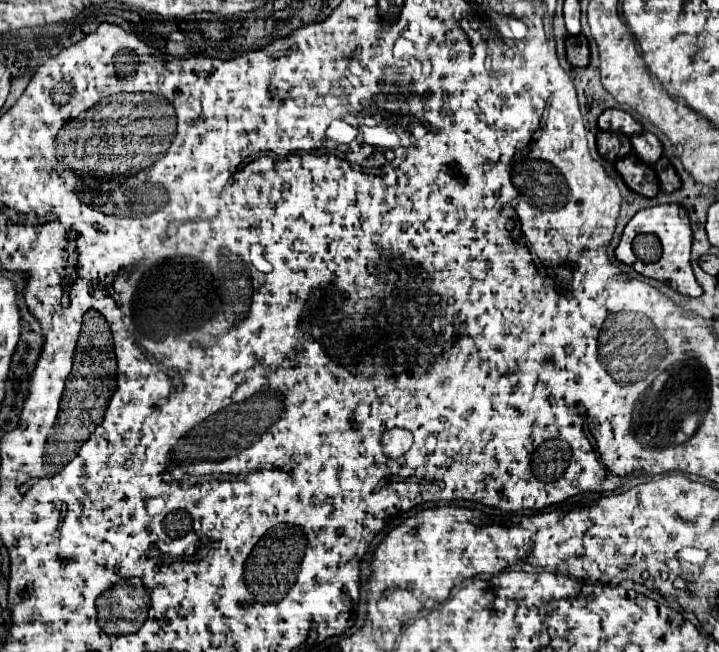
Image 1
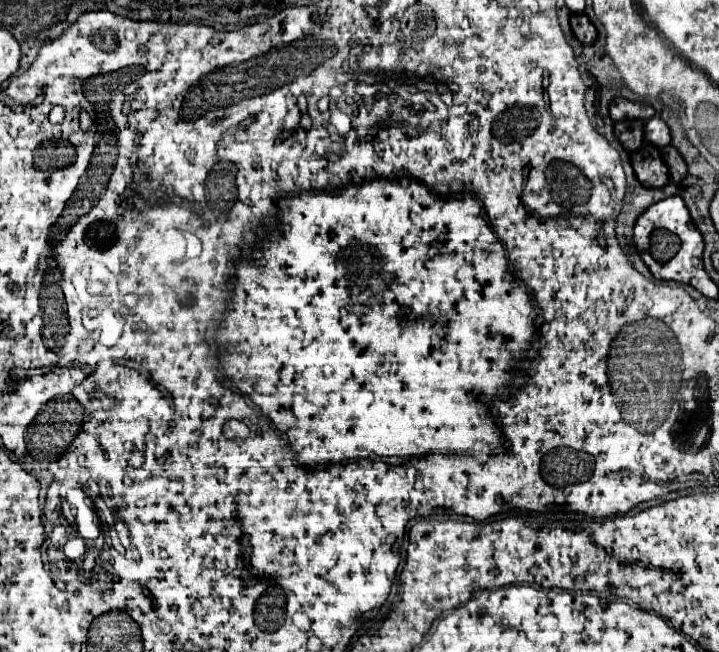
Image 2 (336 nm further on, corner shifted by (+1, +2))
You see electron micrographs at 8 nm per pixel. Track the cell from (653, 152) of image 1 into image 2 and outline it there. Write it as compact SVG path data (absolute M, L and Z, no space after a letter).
M653 116L647 124L645 124L645 138L657 146L667 146L671 142L671 134L669 134L669 126L659 118Z

